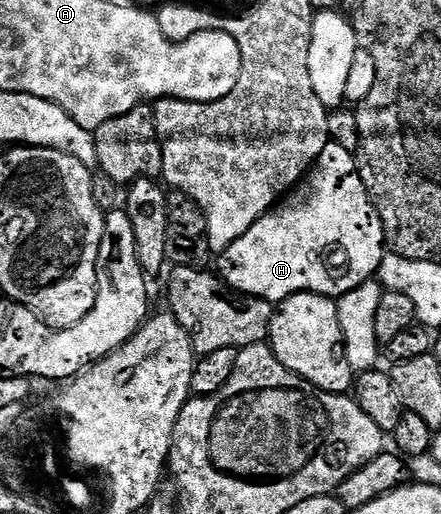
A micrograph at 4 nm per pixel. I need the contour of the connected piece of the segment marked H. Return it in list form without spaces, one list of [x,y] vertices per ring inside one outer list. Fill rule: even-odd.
[[[333,142],[326,144],[318,156],[317,164],[297,185],[297,192],[302,200],[293,204],[290,198],[283,199],[217,257],[219,268],[217,271],[235,292],[240,292],[243,296],[258,296],[262,300],[271,302],[281,302],[298,292],[318,292],[322,296],[337,298],[358,284],[364,283],[365,280],[371,279],[377,273],[382,260],[382,256],[378,254],[375,256],[310,256],[310,252],[322,252],[329,244],[338,248],[342,240],[350,240],[353,236],[358,236],[362,244],[371,244],[372,247],[380,249],[383,247],[382,223],[374,217],[374,204],[370,200],[370,195],[366,193],[365,186],[362,185],[355,153],[344,150],[344,146]]]

